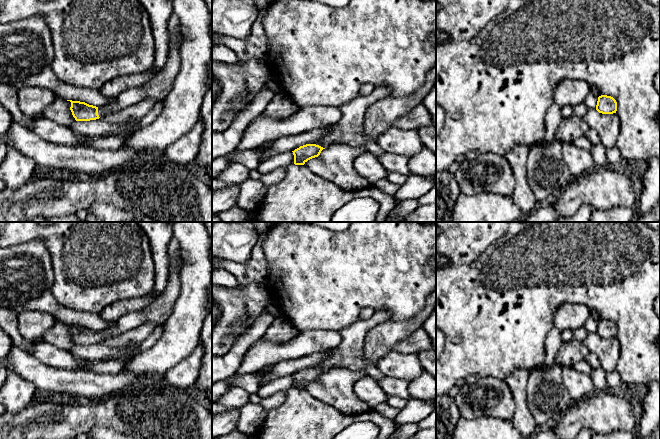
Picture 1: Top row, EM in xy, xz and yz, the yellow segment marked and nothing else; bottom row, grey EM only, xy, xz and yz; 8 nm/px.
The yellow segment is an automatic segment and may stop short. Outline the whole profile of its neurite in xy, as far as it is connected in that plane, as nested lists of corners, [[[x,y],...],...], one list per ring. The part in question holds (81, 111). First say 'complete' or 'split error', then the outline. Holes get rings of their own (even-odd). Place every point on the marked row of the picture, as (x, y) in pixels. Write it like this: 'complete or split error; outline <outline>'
split error; outline [[[172,14],[168,23],[169,55],[168,55],[168,60],[166,62],[165,67],[162,70],[160,70],[155,75],[155,77],[151,79],[148,83],[137,88],[130,88],[130,89],[122,91],[116,97],[116,99],[107,106],[98,108],[96,106],[89,105],[85,102],[67,100],[71,102],[70,110],[75,120],[76,121],[90,121],[90,120],[103,118],[104,116],[108,114],[118,112],[126,107],[139,103],[148,98],[153,98],[160,101],[165,99],[168,93],[170,92],[170,90],[172,89],[174,80],[176,76],[178,75],[180,71],[180,67],[181,67],[180,50],[179,50],[179,42],[178,42],[180,33],[182,33],[182,31],[181,31],[181,26],[180,26],[180,21],[178,19],[178,16],[176,14]]]

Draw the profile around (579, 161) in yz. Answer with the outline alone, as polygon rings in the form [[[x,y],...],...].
[[[573,142],[561,143],[561,156],[569,171],[576,178],[595,168],[590,151],[576,146]]]

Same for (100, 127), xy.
[[[159,101],[141,120],[129,120],[120,123],[110,123],[104,118],[90,121],[76,121],[69,126],[70,130],[78,135],[97,137],[112,134],[116,137],[127,137],[127,127],[134,125],[137,129],[141,129],[151,124],[161,113],[163,109],[163,101]]]

